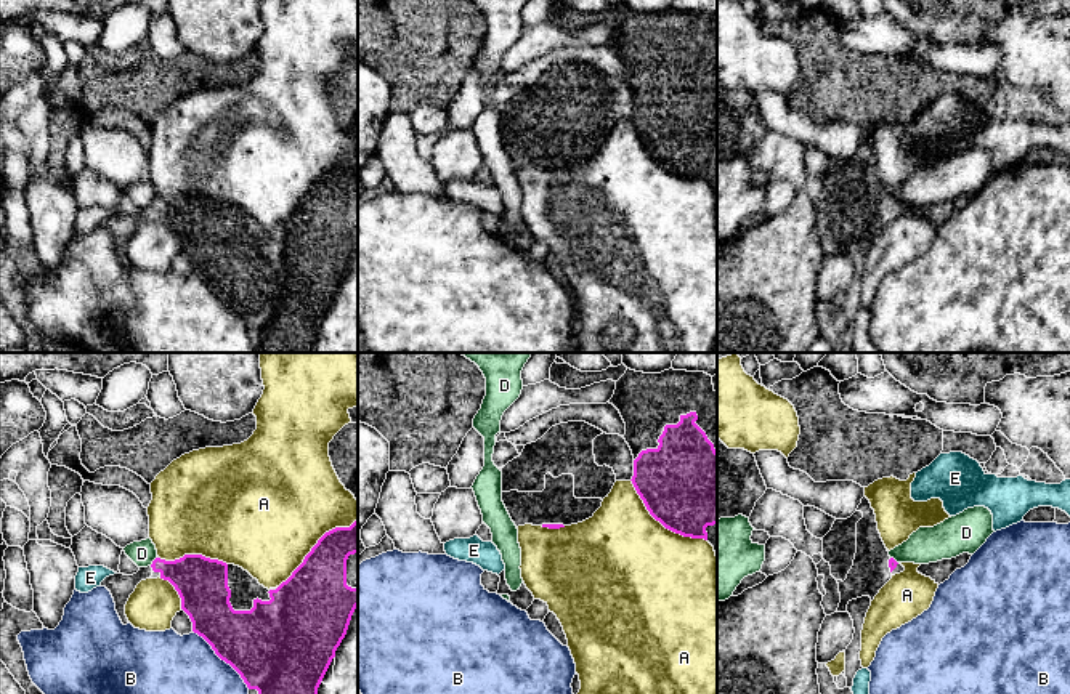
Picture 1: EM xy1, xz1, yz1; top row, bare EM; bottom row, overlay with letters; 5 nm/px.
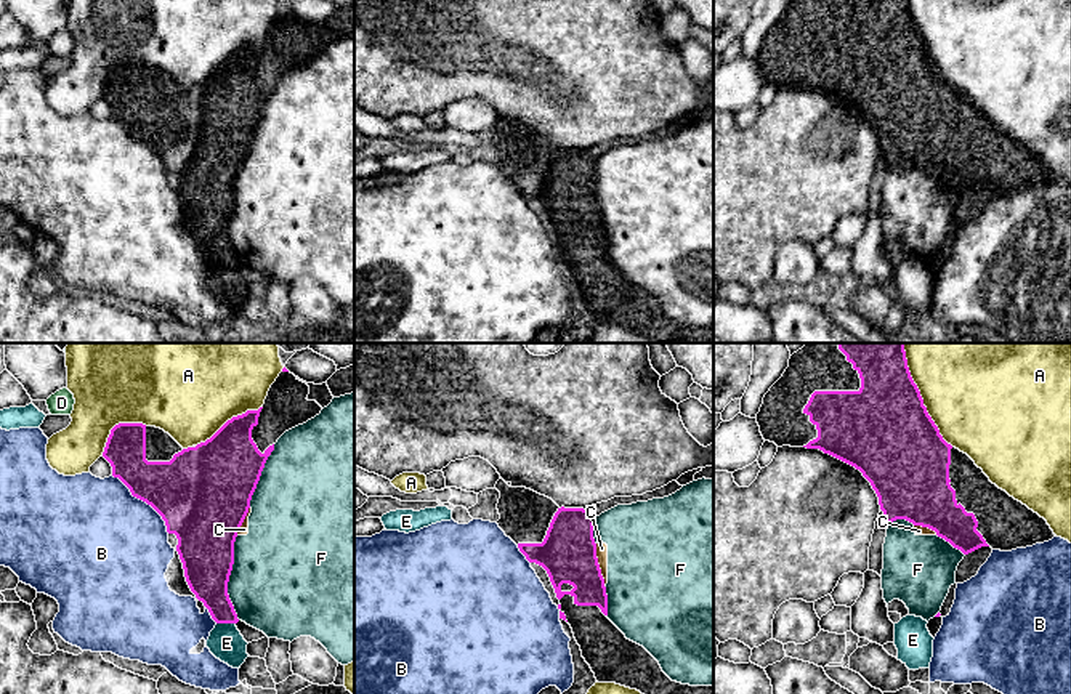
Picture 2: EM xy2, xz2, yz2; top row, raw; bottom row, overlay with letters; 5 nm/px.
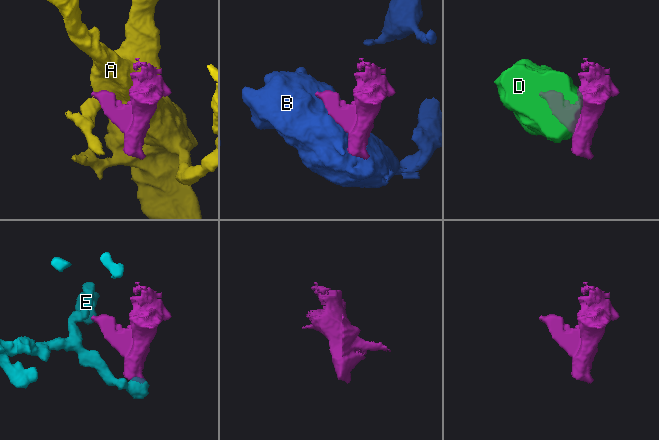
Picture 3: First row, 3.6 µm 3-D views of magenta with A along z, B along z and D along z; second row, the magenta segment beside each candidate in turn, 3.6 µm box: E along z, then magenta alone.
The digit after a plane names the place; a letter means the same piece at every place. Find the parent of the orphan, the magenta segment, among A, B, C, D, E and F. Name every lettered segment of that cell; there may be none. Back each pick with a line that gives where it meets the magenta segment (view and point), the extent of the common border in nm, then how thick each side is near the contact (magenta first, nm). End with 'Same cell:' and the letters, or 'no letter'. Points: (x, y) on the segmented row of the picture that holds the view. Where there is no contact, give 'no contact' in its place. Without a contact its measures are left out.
Same cell: no letter

